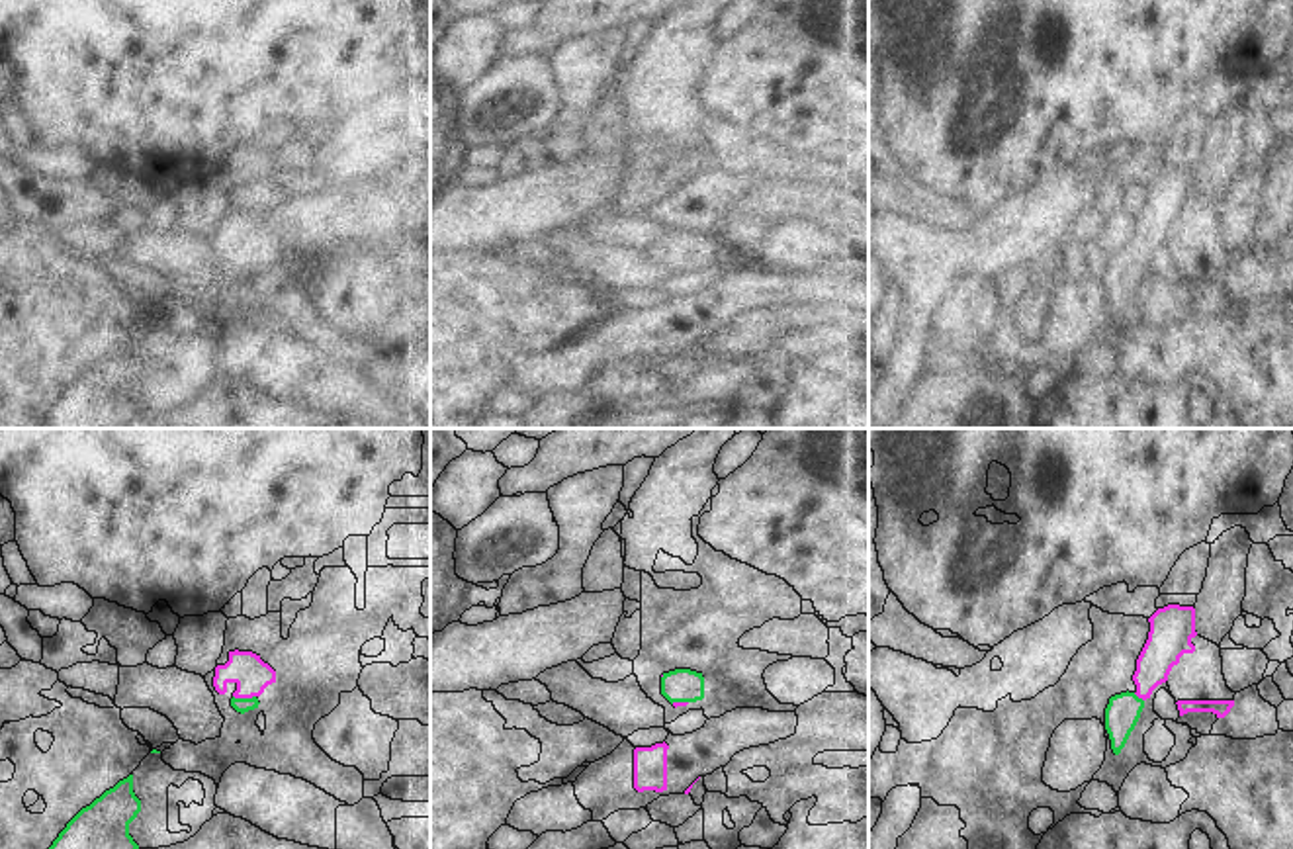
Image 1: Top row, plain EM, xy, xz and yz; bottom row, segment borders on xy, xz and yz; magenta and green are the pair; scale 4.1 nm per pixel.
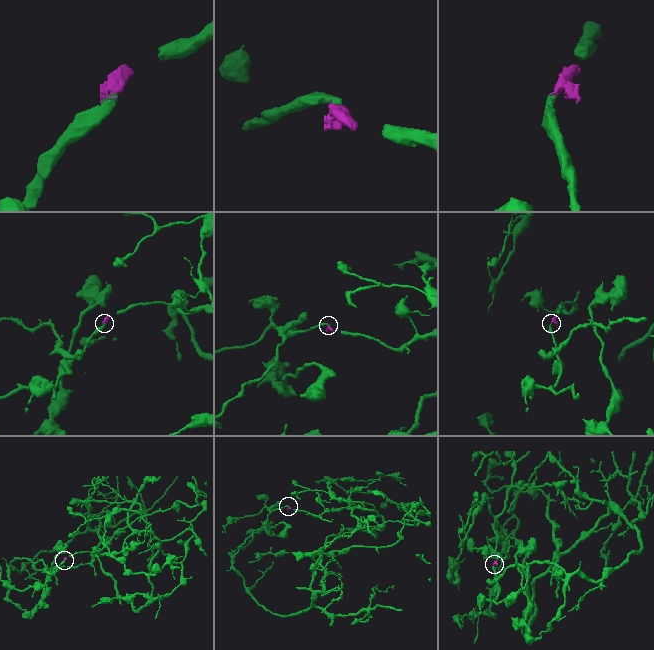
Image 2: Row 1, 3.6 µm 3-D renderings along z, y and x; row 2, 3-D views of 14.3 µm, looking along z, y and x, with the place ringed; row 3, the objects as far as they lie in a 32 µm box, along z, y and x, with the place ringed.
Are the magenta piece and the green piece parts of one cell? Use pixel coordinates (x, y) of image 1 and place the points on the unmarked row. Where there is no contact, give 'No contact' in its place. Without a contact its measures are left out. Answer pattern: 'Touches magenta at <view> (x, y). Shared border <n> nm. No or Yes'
Touches magenta at xy (245, 259). Shared border 100 nm. Yes.

